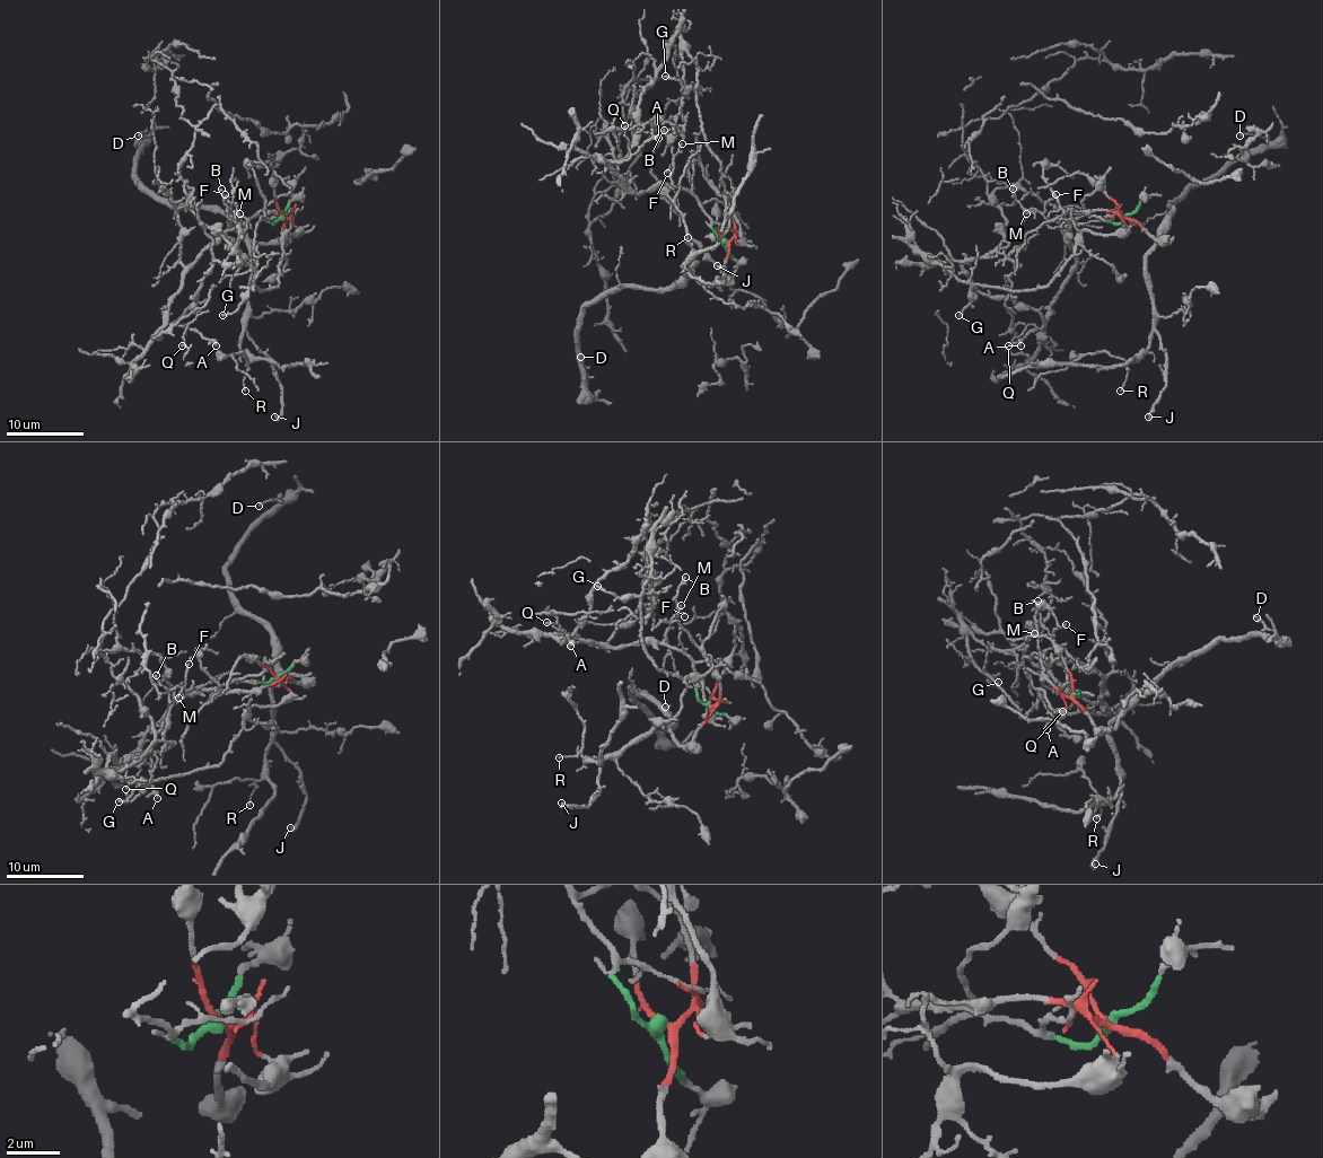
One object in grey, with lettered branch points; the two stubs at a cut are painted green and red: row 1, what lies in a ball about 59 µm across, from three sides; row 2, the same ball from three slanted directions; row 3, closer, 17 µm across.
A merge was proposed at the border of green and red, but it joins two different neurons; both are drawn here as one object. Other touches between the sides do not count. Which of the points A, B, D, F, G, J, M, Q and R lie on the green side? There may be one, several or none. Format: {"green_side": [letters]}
{"green_side": ["A", "B", "F", "M", "Q"]}

